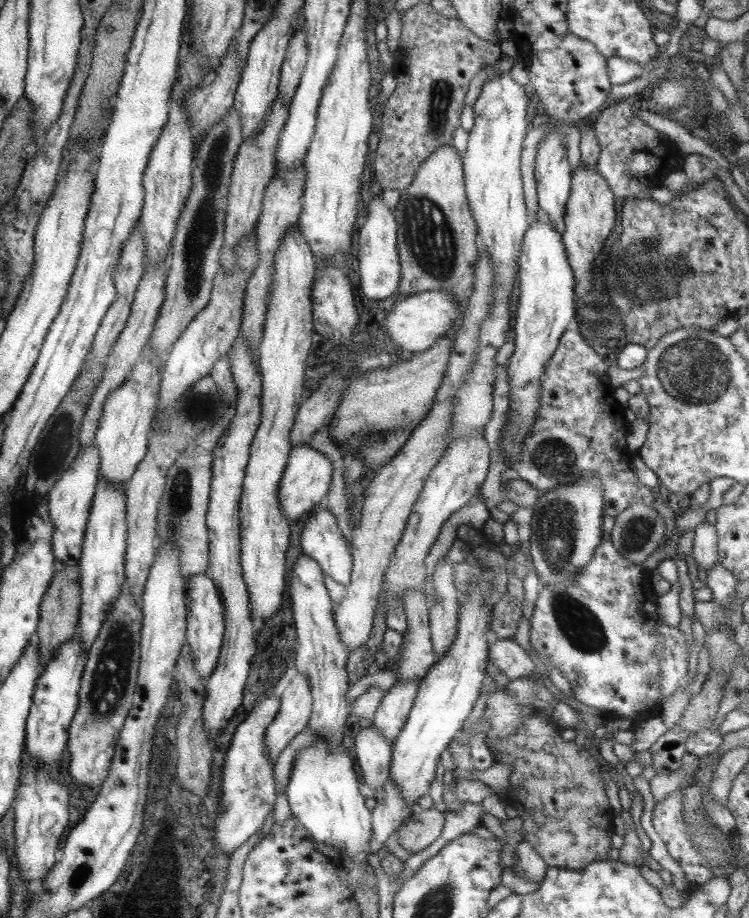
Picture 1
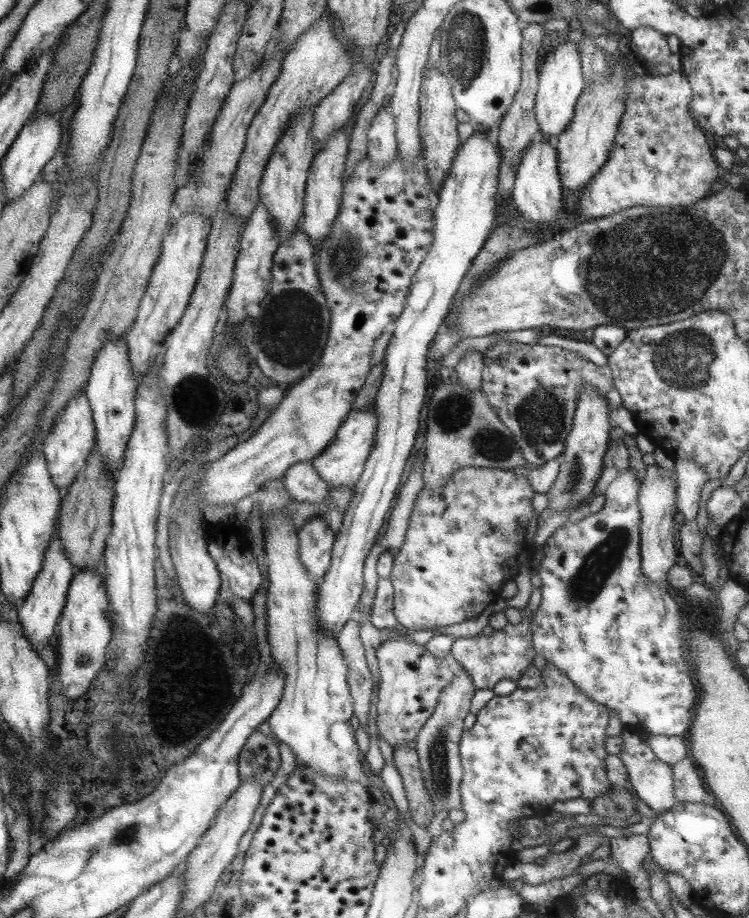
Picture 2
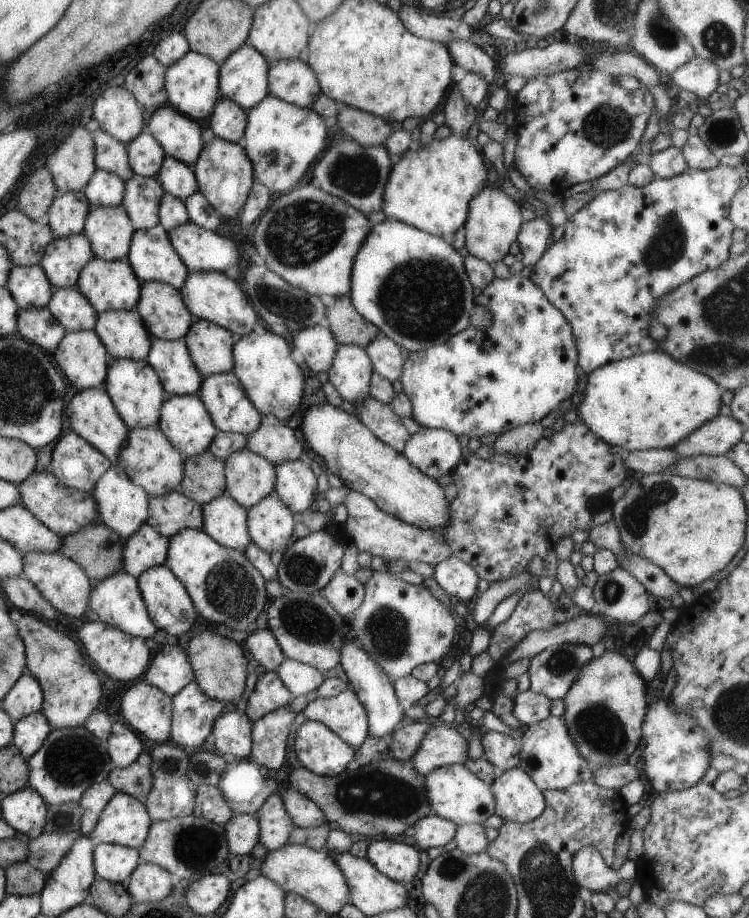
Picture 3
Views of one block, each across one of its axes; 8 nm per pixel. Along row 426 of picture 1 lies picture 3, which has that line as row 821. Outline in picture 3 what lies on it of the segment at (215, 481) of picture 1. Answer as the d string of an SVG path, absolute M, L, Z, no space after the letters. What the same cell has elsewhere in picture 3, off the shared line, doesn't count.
M247 813L233 814L223 825L228 849L233 854L249 855L258 842L257 819Z

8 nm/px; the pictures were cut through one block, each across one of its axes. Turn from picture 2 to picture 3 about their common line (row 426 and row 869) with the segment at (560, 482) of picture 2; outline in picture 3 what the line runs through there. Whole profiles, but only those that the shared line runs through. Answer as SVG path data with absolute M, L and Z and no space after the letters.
M591 845L578 848L572 856L571 868L574 881L591 893L605 891L621 880L635 880L638 866L627 859L621 868L613 870L605 865L601 853Z

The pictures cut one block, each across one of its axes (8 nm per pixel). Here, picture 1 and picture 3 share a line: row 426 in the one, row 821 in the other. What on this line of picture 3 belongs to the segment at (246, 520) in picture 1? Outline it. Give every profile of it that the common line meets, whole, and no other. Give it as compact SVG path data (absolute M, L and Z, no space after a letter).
M276 792L270 794L252 815L258 822L258 842L267 851L287 843L294 824L284 809L282 798Z

